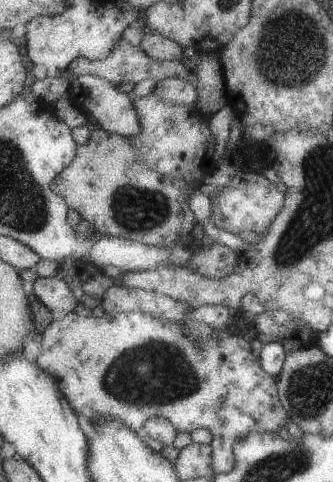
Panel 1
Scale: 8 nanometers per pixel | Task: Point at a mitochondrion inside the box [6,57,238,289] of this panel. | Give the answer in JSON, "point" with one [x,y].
{"point":[135,209]}

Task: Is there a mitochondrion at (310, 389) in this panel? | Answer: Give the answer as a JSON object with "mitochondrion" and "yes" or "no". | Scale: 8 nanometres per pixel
{"mitochondrion":"yes"}

